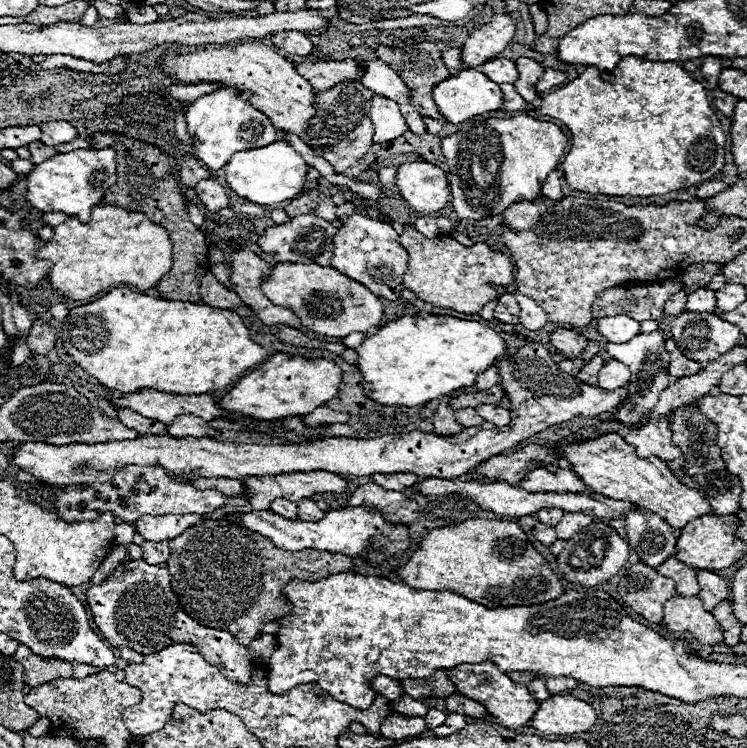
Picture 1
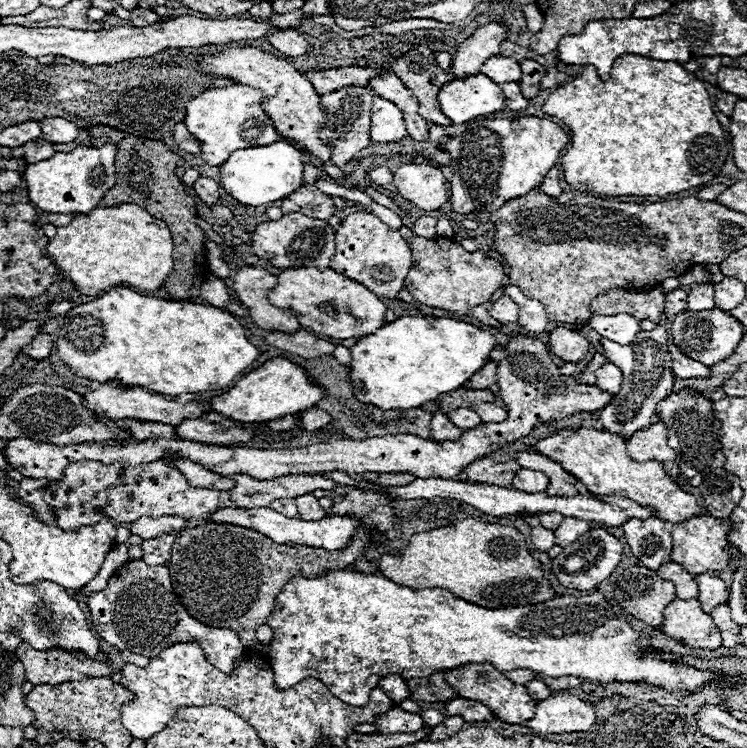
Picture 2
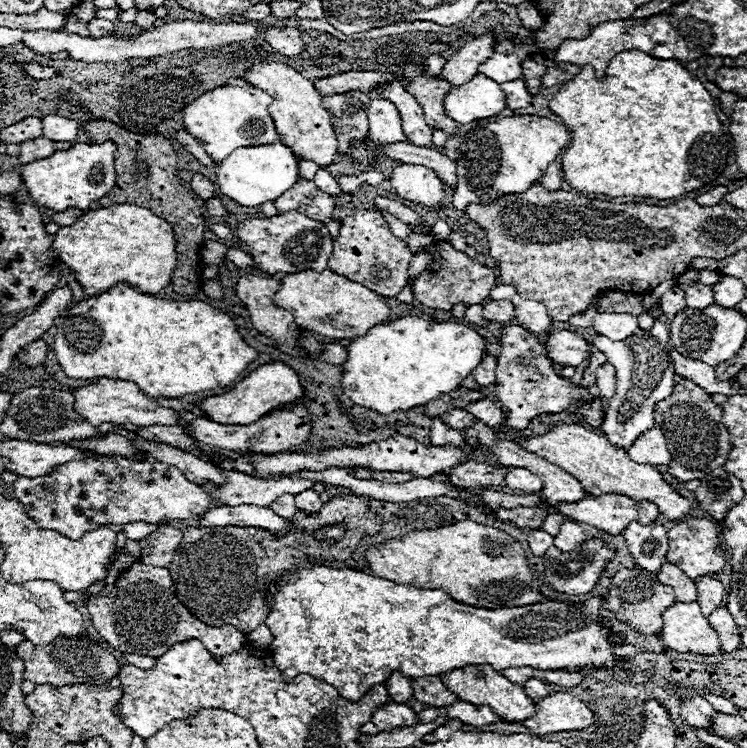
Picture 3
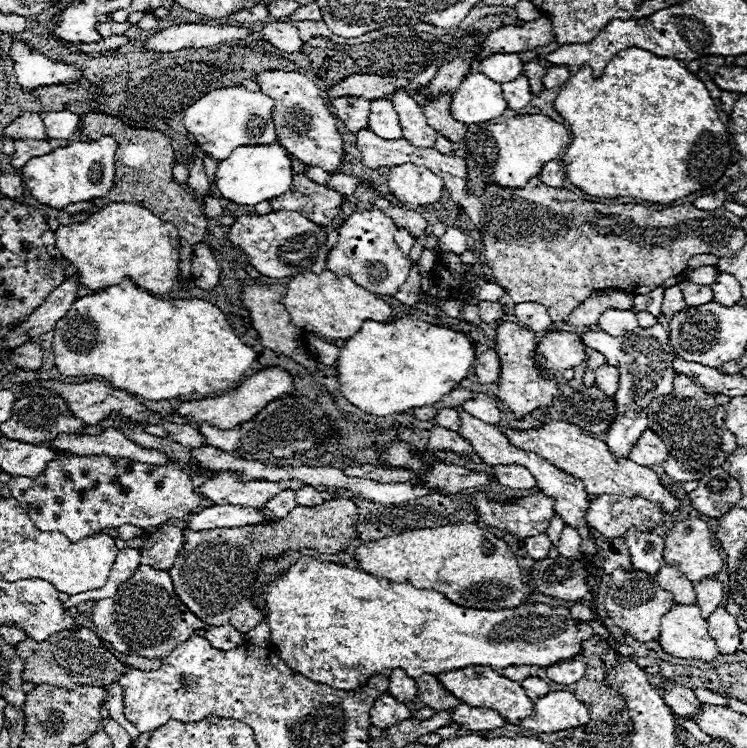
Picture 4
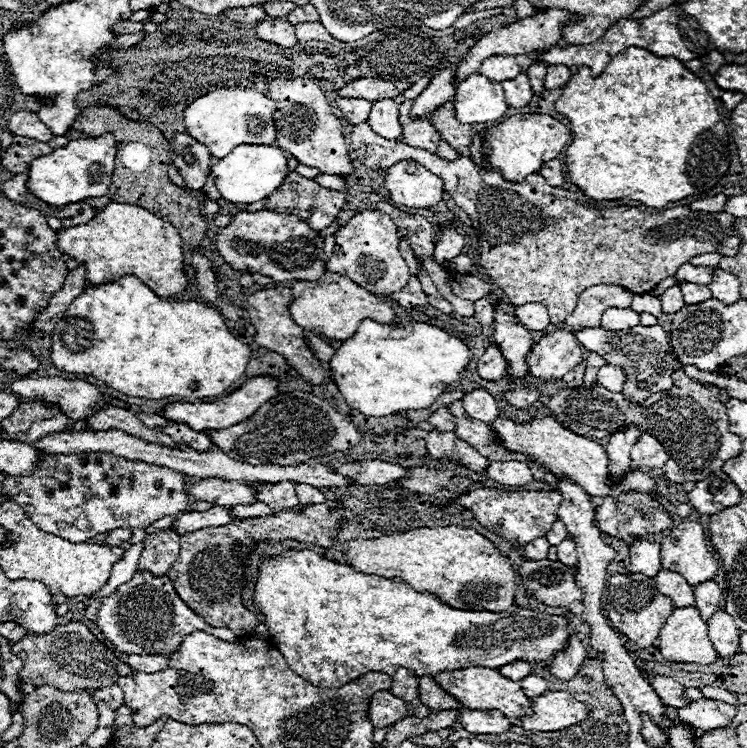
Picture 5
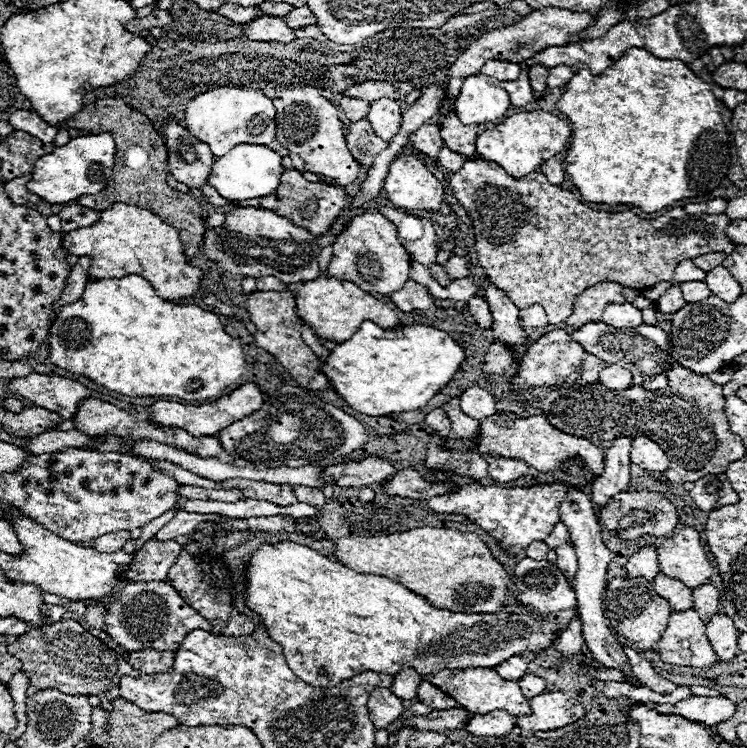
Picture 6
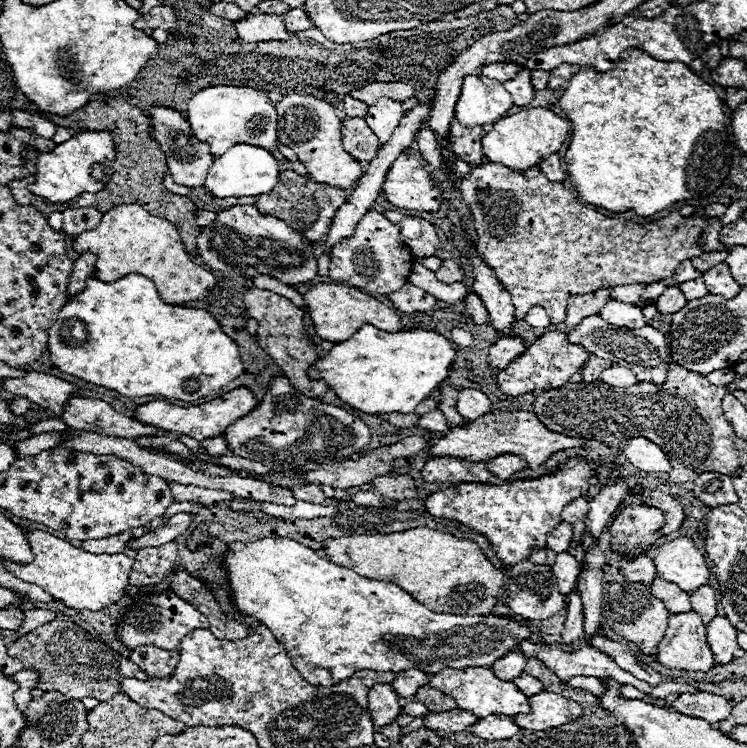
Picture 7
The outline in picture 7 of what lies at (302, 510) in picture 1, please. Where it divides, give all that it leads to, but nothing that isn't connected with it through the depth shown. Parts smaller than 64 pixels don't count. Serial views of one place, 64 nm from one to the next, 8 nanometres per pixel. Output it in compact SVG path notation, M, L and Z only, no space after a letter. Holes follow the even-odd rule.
M308 484L308 486L294 486L292 488L296 500L304 500L310 504L322 504L324 502L324 494L320 490L318 484Z

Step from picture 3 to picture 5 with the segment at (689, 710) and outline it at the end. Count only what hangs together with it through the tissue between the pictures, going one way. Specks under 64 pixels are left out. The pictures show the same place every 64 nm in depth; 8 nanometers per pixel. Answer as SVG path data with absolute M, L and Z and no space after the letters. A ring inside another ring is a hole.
M644 672L644 676L650 680L650 684L654 686L654 690L658 692L658 696L662 696L662 702L666 706L672 706L672 708L684 708L688 706L692 700L684 696L684 686L678 684L676 680L668 678L668 676L650 676L648 672Z

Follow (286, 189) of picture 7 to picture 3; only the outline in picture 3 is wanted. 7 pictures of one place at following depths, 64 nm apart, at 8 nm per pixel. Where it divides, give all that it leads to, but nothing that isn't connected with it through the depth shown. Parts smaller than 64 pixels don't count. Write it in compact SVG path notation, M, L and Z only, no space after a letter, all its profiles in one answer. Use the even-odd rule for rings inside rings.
M298 180L298 184L294 184L294 188L290 188L290 192L286 192L286 196L280 196L276 202L278 212L288 212L288 210L298 210L306 216L310 216L312 220L318 222L330 222L332 214L334 214L334 196L322 192L320 188L314 186L314 182L310 180Z

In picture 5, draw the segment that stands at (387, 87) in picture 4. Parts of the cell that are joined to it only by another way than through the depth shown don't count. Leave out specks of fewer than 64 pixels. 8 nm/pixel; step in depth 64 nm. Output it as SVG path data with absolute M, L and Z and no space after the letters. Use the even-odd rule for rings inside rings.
M358 78L350 84L344 84L338 90L338 96L362 96L364 100L382 100L382 96L396 98L404 94L406 88L410 88L410 82L402 80L382 80L382 78Z

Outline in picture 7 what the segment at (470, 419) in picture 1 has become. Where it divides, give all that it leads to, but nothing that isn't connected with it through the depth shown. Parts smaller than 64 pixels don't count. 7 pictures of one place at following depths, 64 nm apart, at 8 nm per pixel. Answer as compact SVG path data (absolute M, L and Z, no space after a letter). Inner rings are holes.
M438 408L432 410L432 412L428 412L428 414L424 414L424 416L420 418L418 426L426 428L426 430L430 430L430 432L442 432L442 434L448 434L448 432L450 432L448 422L446 422L444 414L442 414Z

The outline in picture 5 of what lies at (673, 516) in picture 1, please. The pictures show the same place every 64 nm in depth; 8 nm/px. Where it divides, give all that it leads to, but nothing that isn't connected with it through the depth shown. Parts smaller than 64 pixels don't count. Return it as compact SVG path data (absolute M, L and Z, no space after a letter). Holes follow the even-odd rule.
M498 416L494 422L490 422L490 426L498 432L498 438L506 444L506 448L512 448L512 452L526 452L528 456L534 456L534 460L538 460L538 464L544 464L546 468L550 468L558 474L570 476L590 496L618 496L618 494L626 494L626 492L642 492L642 494L654 496L652 490L656 488L656 482L650 474L630 466L626 476L618 484L614 484L608 476L610 462L608 462L606 448L590 438L570 432L568 428L564 428L560 422L556 422L552 418L534 420L530 424L516 424L508 418Z

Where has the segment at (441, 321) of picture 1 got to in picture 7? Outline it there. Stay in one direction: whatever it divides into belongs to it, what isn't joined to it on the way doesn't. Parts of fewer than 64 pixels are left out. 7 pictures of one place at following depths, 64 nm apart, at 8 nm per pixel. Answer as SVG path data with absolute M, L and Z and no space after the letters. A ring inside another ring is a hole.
M364 324L350 340L338 342L322 356L310 368L310 376L326 380L328 388L342 402L364 414L410 414L448 378L454 358L456 350L452 342L438 332L422 328L384 332L372 324Z

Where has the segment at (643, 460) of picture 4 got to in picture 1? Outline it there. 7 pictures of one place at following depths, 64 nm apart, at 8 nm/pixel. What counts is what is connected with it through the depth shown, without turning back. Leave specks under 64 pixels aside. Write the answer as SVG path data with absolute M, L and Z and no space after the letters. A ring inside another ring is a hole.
M664 418L648 422L638 430L630 430L624 434L624 440L628 444L634 444L638 456L658 456L666 462L682 456L682 450L672 444L672 430Z

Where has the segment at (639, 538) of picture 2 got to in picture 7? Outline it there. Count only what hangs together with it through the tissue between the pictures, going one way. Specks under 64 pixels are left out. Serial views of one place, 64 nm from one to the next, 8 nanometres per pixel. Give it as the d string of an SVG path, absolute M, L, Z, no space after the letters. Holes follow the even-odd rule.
M640 554L624 564L624 576L628 582L652 584L652 580L658 576L658 572L654 568L654 560L648 554Z

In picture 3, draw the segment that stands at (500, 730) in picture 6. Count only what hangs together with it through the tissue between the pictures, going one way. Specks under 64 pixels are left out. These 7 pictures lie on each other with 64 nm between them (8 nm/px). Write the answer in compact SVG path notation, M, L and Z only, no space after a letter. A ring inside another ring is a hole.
M462 700L454 702L452 706L448 706L448 716L450 718L458 718L464 724L470 724L470 726L484 726L484 724L494 724L494 722L500 720L498 716L494 716L492 708L476 706L476 704L462 702Z

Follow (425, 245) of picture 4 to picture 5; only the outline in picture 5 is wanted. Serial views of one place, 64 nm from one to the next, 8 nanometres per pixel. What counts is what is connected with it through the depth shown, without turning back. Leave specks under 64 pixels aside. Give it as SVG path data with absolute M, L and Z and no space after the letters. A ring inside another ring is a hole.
M415 258L415 261L420 267L418 278L421 282L423 291L428 297L428 302L442 312L451 314L453 312L452 305L440 294L436 286L433 284L430 276L426 273L424 267L422 266L421 259Z

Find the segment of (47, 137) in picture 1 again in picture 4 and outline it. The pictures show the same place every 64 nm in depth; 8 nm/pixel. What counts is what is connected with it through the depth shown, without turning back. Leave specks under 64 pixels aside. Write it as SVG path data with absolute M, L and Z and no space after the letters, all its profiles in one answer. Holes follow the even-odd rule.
M68 110L64 112L44 112L42 122L46 124L46 136L56 140L70 140L78 128L80 118Z

